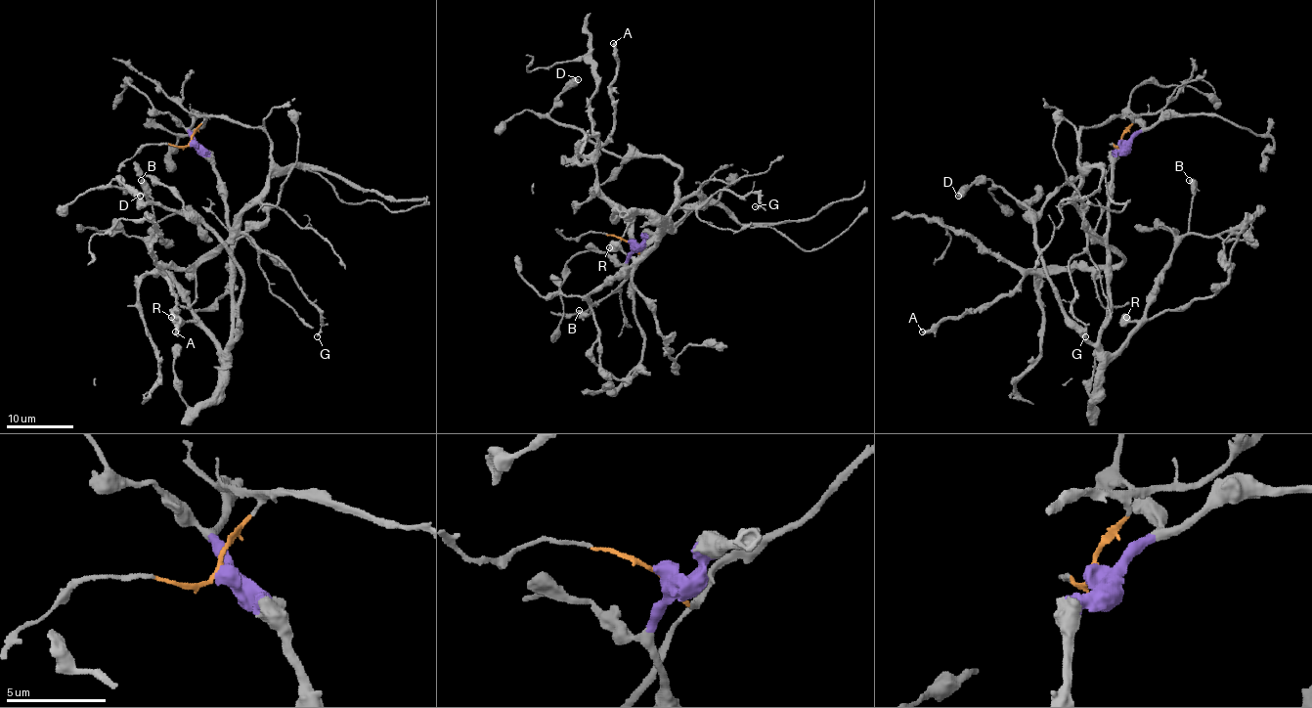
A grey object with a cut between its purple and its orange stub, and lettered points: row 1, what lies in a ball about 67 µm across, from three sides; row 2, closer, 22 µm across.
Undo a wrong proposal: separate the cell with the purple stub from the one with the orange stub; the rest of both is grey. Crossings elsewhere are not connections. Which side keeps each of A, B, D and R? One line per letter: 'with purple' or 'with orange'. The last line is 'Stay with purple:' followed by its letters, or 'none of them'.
A: with orange
B: with purple
D: with purple
R: with purple
Stay with purple: B, D, R

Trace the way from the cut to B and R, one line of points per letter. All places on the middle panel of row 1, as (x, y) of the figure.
B: (629, 242), (640, 243), (669, 230), (669, 221), (626, 272), (589, 297), (589, 314), (578, 311)
R: (629, 242), (640, 243), (647, 237), (669, 230), (669, 221), (638, 258), (608, 246)

